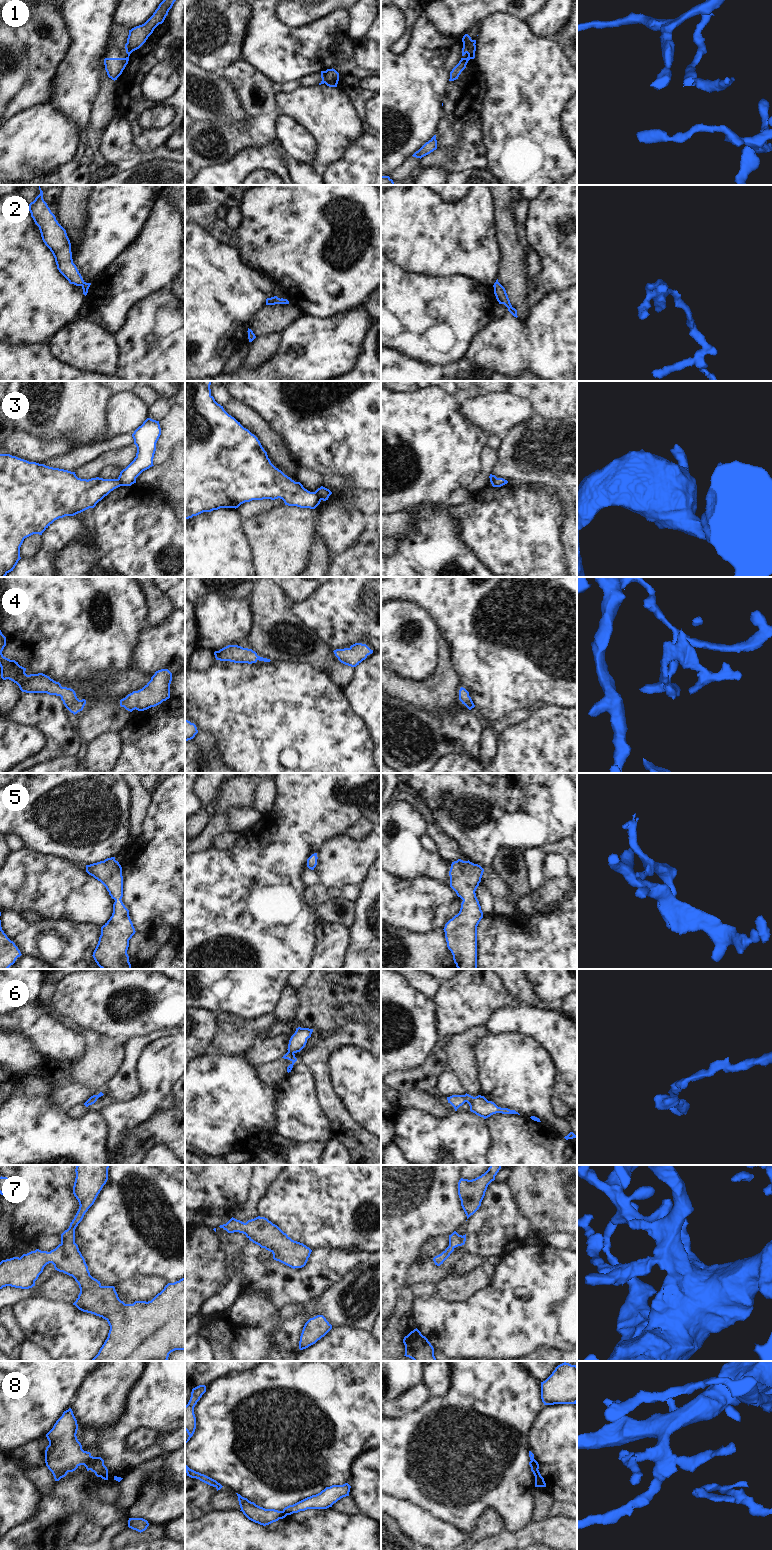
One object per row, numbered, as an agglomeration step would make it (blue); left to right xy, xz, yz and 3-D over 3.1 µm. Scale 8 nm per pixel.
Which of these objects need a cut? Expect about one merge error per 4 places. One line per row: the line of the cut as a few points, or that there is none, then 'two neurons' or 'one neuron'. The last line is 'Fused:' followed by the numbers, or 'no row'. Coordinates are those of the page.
1: cut in yz along (474, 44), (463, 45); two neurons
2: no cut; one neuron
3: cut in xz along (314, 492), (320, 500); two neurons
4: no cut; one neuron
5: no cut; one neuron
6: no cut; one neuron
7: no cut; one neuron
8: cut in xy along (91, 1456), (88, 1459), (89, 1469); two neurons
Fused: 1, 3, 8

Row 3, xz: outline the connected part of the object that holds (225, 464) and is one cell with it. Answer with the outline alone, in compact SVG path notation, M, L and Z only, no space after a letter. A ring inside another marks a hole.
M185 381L185 520L203 512L211 512L220 508L236 509L245 502L263 499L275 500L280 498L288 506L315 509L321 502L317 494L305 489L300 482L295 482L271 463L267 452L262 447L258 438L248 429L244 428L240 422L224 410L223 406L215 401L211 395L210 385L211 381Z

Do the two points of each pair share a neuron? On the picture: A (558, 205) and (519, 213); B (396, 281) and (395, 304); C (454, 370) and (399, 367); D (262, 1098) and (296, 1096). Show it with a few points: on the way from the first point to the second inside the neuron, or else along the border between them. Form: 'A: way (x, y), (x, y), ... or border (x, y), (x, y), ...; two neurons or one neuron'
A: border (529, 201), (525, 224); two neurons
B: way (395, 287), (395, 298); one neuron
C: way (440, 370), (413, 370); one neuron
D: border (272, 1087), (274, 1091), (273, 1115), (275, 1120); two neurons

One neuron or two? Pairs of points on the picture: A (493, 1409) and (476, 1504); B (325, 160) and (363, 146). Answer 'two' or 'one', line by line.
A: one
B: two

